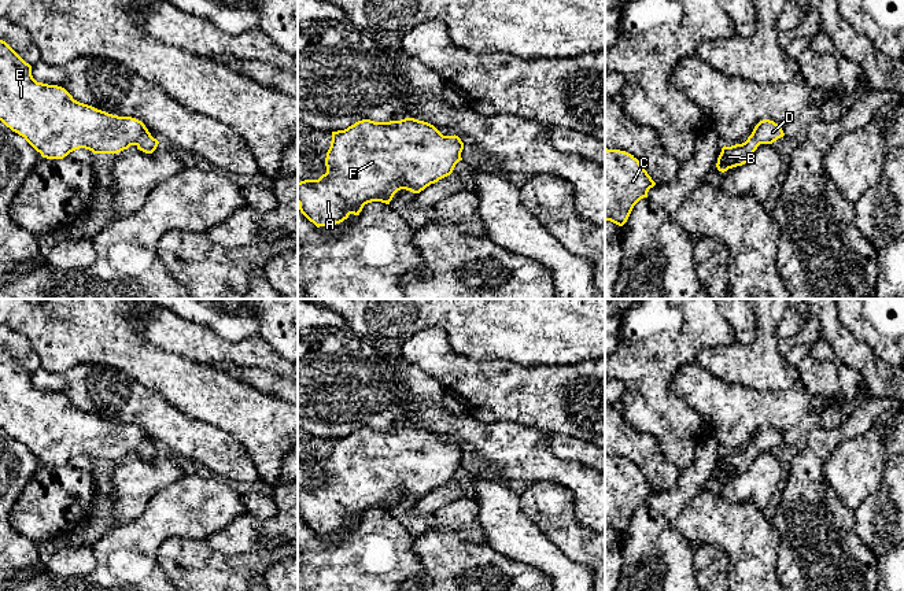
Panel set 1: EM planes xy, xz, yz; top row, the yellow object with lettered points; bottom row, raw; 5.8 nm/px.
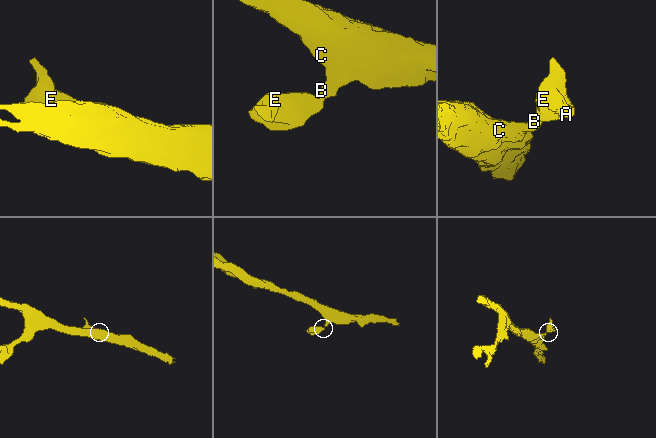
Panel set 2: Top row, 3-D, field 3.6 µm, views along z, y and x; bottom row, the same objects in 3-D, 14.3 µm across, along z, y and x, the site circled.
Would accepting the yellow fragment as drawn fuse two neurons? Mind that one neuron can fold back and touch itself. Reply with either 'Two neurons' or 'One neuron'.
One neuron

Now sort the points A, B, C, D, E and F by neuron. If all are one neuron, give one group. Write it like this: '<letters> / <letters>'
A B C D E F

